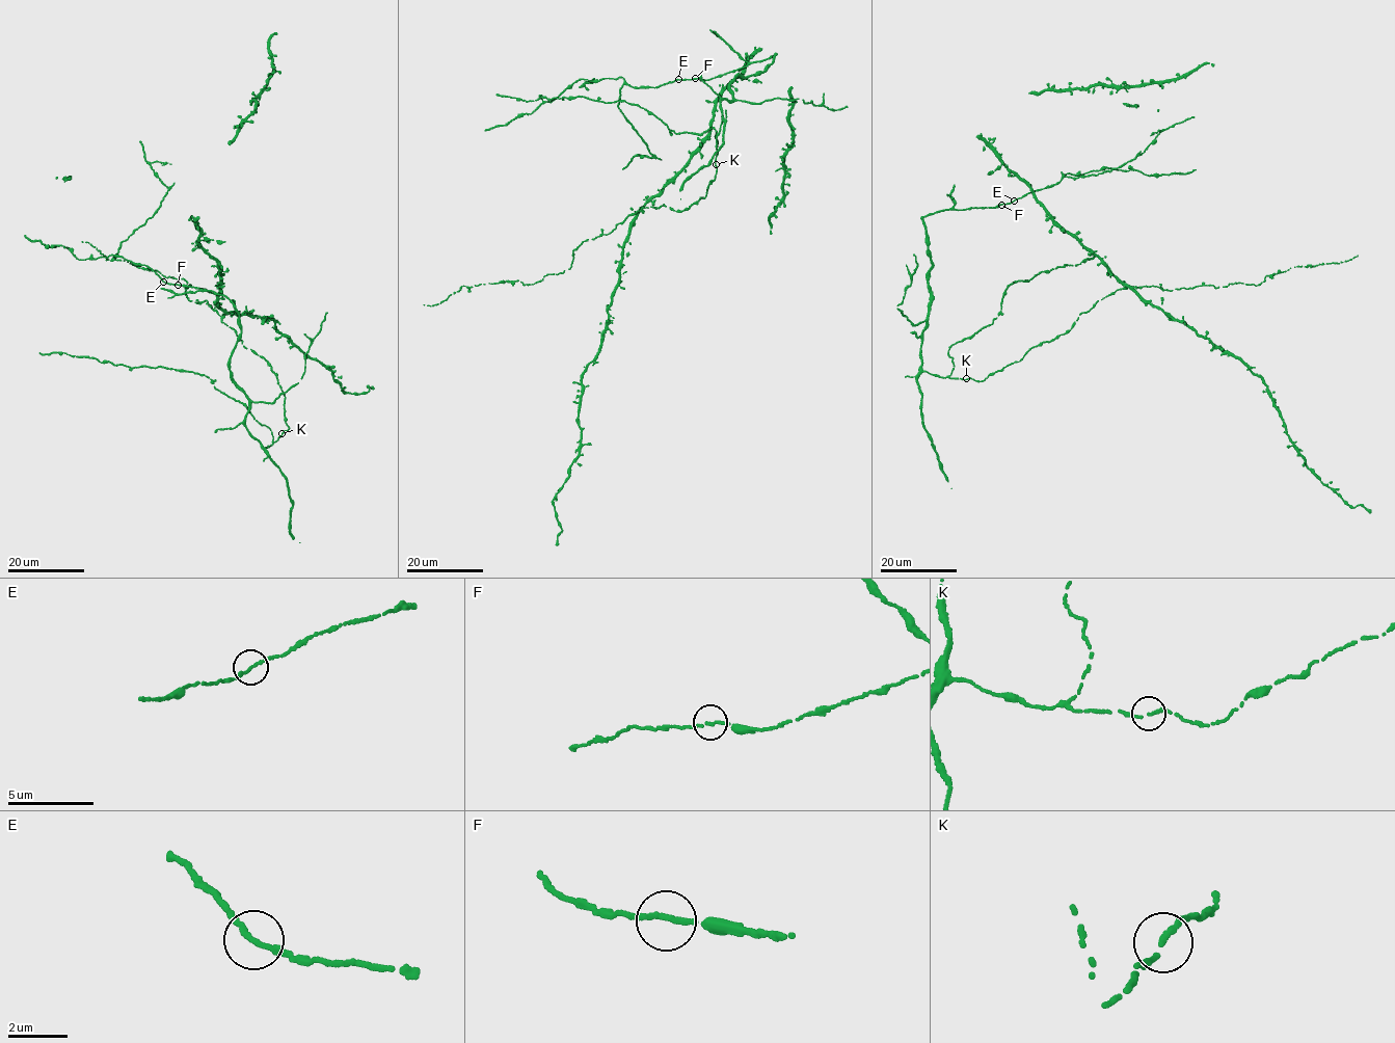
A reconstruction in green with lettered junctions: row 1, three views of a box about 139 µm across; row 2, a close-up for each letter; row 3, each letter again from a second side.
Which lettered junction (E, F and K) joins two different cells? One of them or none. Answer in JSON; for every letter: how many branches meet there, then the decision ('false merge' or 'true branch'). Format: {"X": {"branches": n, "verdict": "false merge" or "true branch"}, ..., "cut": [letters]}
{"E": {"branches": 2, "verdict": "true branch"}, "F": {"branches": 2, "verdict": "true branch"}, "K": {"branches": 2, "verdict": "true branch"}, "cut": []}

